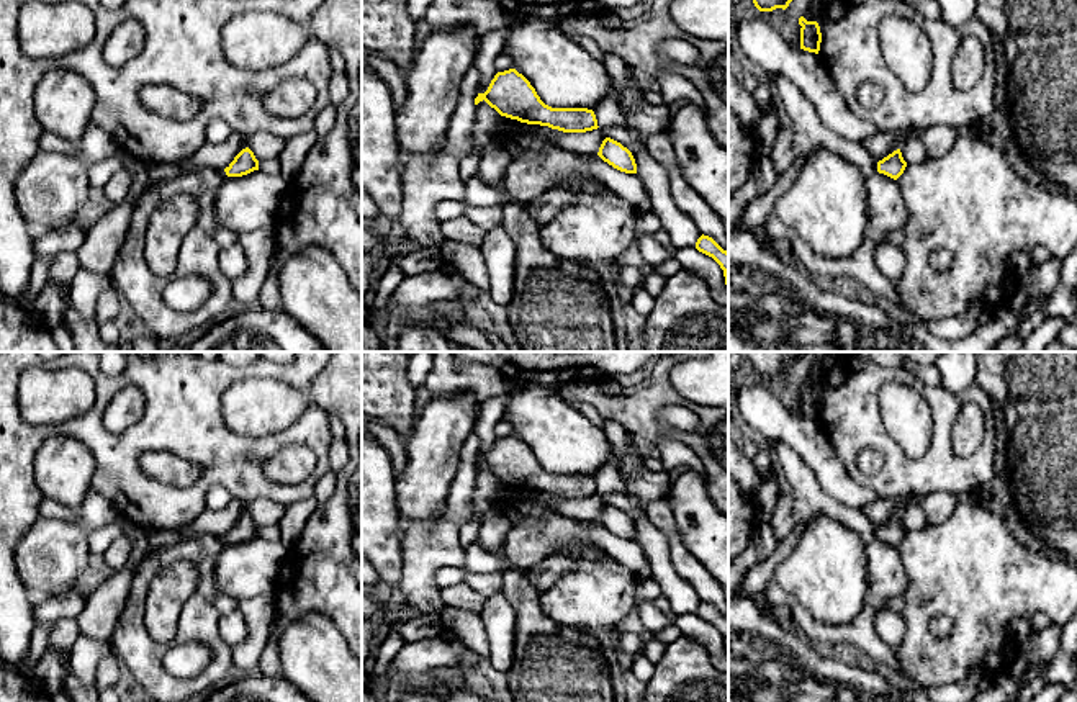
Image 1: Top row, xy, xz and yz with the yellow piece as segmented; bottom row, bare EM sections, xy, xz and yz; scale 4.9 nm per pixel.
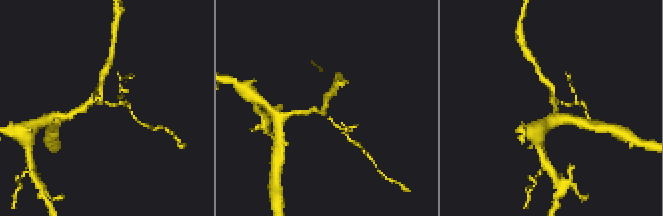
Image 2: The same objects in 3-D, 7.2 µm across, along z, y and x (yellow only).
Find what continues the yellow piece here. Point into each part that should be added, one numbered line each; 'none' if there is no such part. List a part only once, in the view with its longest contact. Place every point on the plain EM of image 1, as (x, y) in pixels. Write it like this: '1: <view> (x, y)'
none

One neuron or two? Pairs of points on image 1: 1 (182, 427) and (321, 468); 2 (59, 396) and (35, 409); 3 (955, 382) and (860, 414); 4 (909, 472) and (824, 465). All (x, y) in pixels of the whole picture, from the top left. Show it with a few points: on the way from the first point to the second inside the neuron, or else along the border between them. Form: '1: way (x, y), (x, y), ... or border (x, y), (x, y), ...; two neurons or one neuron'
1: way (216, 449), (252, 483), (274, 491), (288, 491); one neuron
2: way (53, 396), (41, 403); one neuron
3: border (974, 382), (961, 391), (946, 391), (940, 386); two neurons
4: border (827, 432), (845, 470), (874, 491); two neurons

